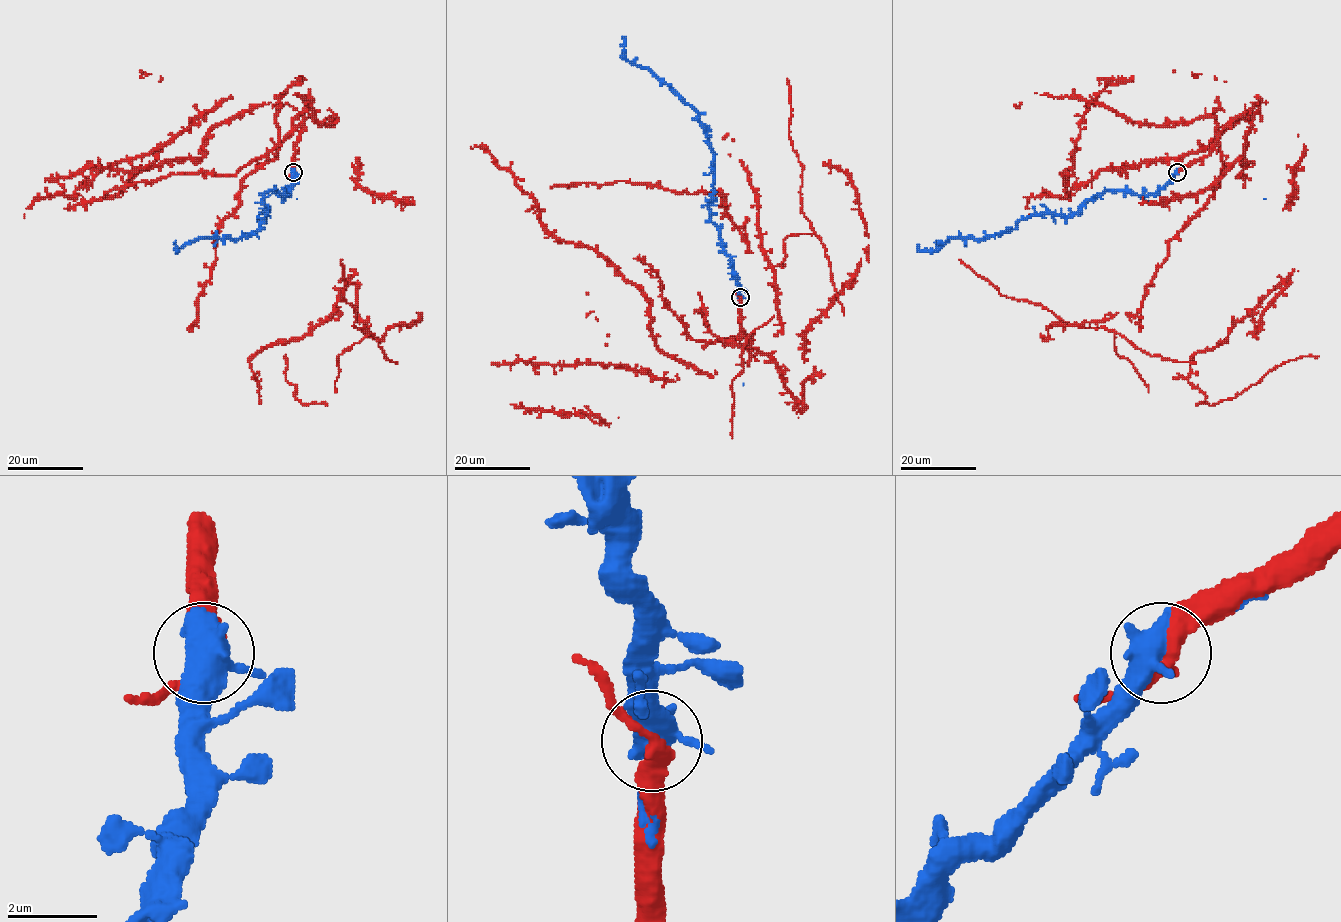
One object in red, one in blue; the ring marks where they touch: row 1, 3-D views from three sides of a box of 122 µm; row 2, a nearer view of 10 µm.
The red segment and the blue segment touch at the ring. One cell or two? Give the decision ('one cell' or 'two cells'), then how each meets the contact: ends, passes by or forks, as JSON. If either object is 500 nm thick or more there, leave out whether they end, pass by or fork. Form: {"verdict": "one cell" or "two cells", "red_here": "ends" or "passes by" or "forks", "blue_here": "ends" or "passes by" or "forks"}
{"verdict": "one cell"}

